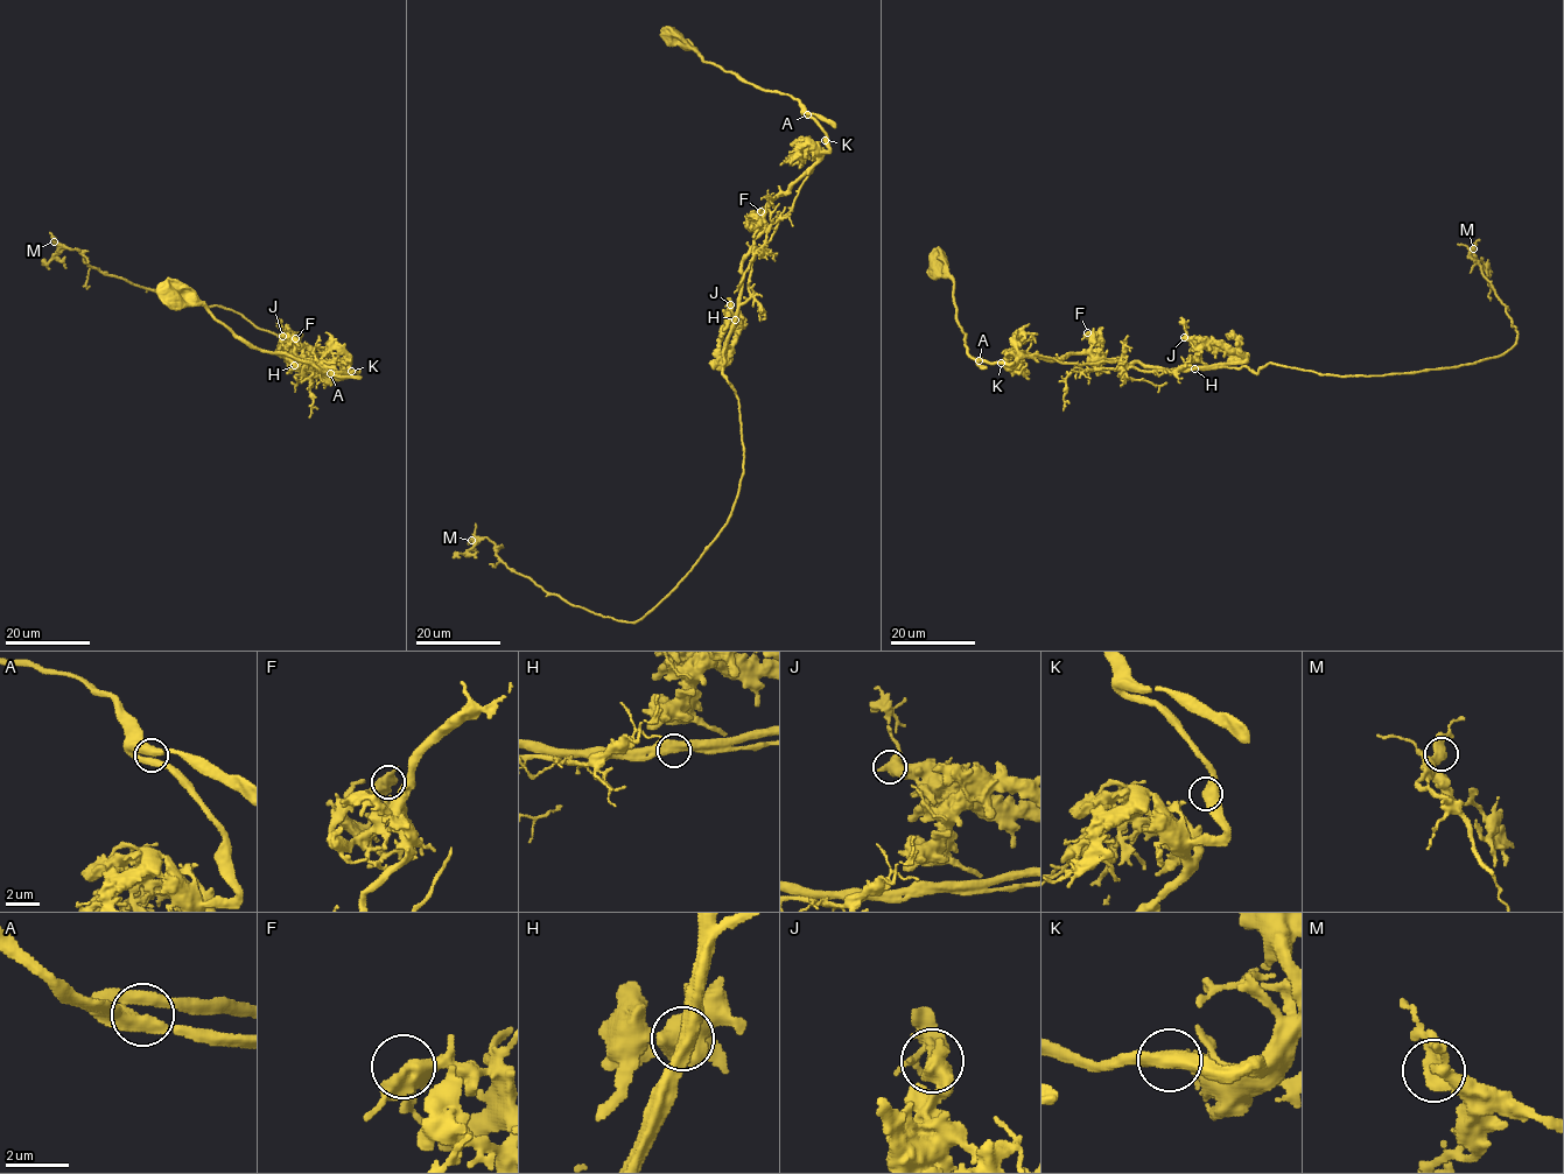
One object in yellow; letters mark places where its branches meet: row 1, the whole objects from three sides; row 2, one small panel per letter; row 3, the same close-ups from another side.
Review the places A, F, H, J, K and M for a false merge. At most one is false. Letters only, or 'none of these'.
H

